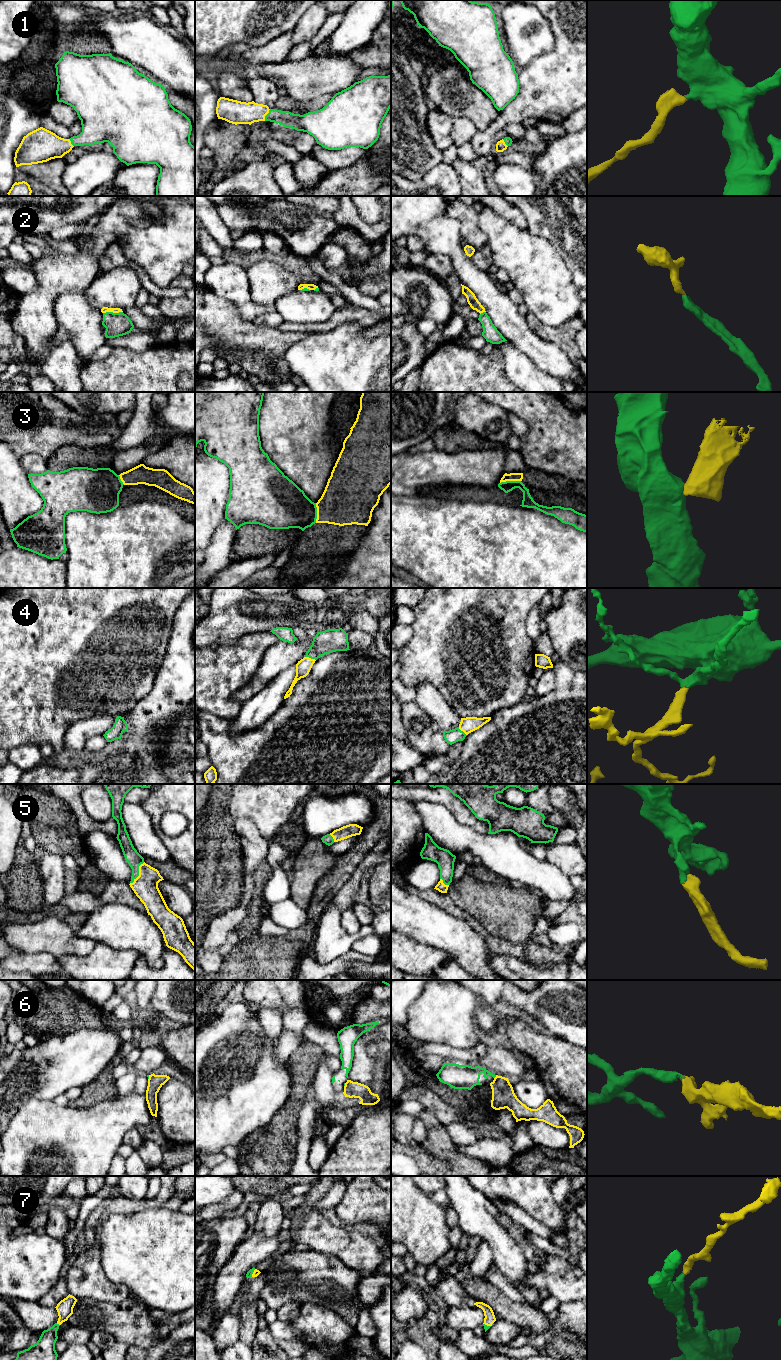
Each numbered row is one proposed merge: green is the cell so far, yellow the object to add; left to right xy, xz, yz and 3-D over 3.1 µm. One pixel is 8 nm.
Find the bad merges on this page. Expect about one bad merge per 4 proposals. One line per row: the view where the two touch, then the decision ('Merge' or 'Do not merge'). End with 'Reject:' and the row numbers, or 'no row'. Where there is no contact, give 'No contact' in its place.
1: Touches green in xz. Merge
2: Touches green in xy. Merge
3: Touches green in yz. Do not merge
4: Touches green in xz. Merge
5: Touches green in xy. Merge
6: Touches green in yz. Do not merge
7: Touches green in xy. Merge
Reject: 3, 6

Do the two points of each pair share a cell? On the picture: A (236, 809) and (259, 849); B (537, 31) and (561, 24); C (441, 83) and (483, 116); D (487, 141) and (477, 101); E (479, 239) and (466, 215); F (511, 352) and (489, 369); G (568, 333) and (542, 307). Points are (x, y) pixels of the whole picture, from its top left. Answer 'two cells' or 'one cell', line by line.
A: two cells
B: two cells
C: one cell
D: two cells
E: one cell
F: two cells
G: two cells

